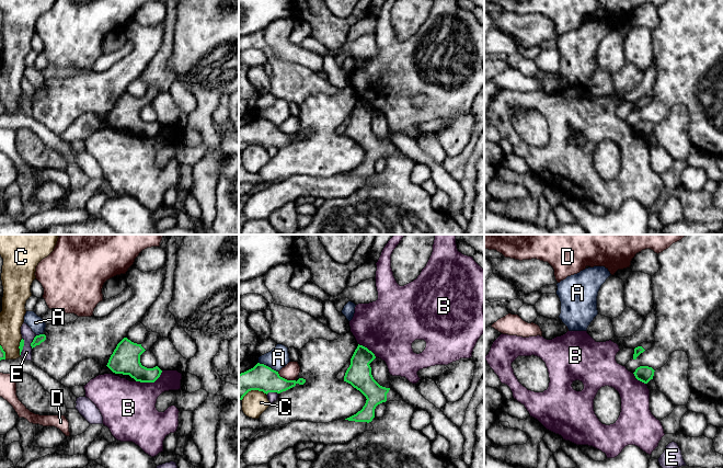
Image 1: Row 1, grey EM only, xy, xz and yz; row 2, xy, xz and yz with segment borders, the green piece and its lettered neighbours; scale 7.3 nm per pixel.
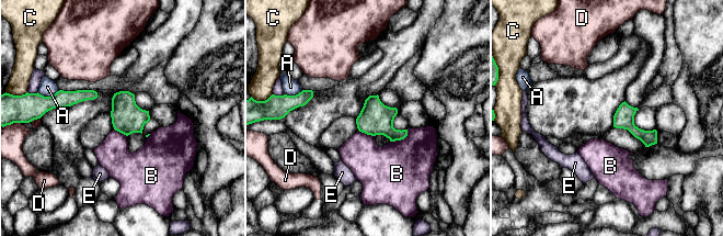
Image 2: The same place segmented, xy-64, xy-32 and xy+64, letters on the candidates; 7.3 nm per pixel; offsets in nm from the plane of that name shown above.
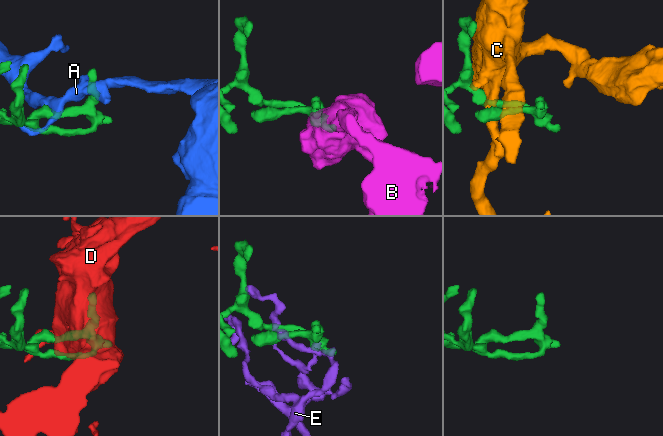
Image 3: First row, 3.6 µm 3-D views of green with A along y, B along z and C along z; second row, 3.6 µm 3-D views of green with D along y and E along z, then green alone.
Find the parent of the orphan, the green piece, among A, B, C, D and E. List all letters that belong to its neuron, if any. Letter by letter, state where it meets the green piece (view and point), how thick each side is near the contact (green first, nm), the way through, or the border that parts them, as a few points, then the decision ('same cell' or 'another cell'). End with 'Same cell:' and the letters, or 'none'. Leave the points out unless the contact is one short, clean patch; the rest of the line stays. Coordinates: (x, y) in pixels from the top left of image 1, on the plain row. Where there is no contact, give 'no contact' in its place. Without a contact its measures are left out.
A: meets green in xz at (267, 121); 190 nm thick on the green side, 160 nm on the other; another cell
B: meets green in xy at (150, 136); 220 nm thick on the green side, 400 nm on the other; another cell
C: meets green in xz at (253, 144); 190 nm thick on the green side, 180 nm on the other; another cell
D: meets green in xz at (284, 133); 190 nm thick on the green side, 120 nm on the other; another cell
E: meets green in xy at (32, 96); 70 nm thick on the green side, 90 nm on the other; another cell
Same cell: none

